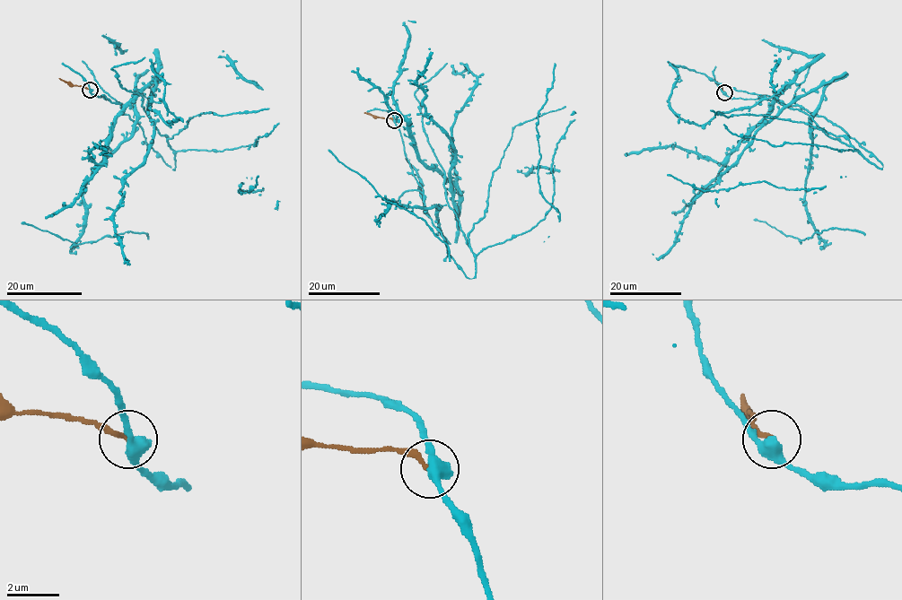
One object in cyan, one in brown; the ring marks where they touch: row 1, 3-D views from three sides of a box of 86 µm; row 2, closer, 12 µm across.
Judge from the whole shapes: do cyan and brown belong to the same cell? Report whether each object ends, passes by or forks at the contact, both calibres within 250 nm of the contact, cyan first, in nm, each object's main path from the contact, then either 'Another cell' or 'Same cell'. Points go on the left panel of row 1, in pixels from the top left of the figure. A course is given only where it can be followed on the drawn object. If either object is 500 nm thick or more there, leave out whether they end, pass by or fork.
At the ring cyan passes by. At the ring brown ends. Thickness 440 nm (cyan) against 180 nm. Course of cyan: (90, 90), (119, 104), (174, 169), (137, 95), (154, 81), (150, 108), (176, 118), (150, 58). Course of brown: (90, 90), (71, 86), (58, 78). Another cell

